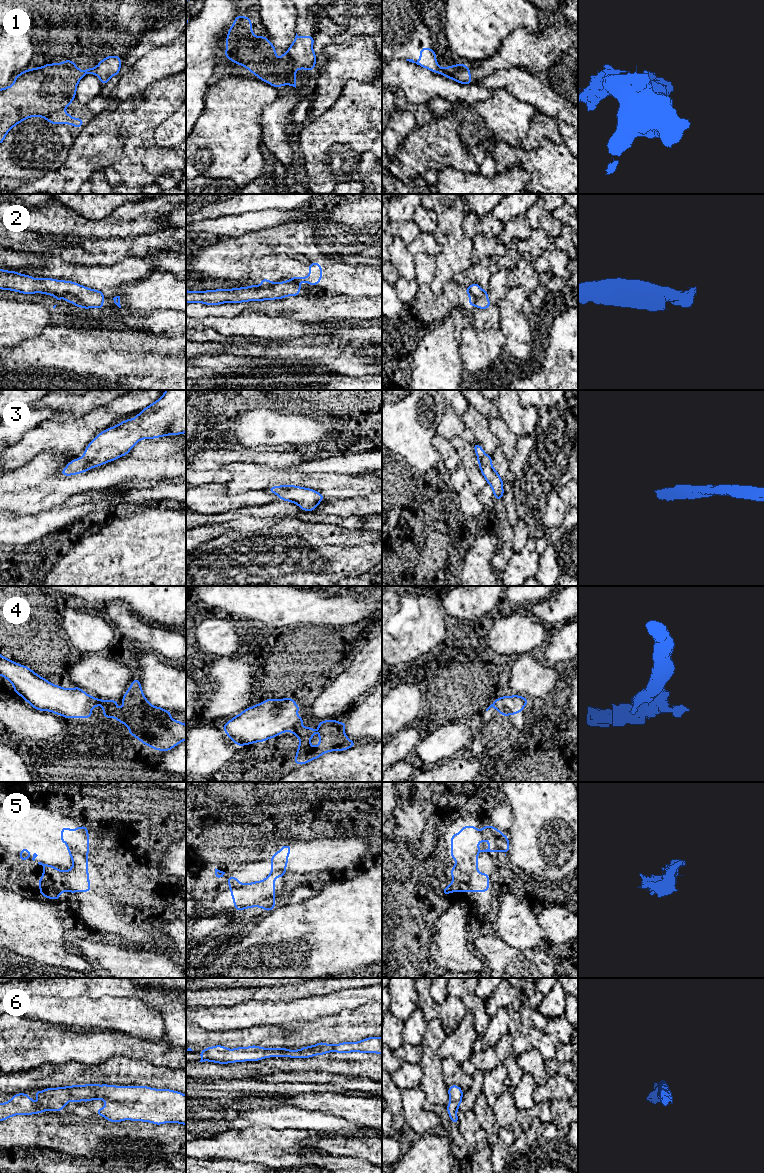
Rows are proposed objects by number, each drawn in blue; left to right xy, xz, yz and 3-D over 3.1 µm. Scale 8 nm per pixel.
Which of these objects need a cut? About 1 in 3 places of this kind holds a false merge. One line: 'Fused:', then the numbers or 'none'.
Fused: 1, 2

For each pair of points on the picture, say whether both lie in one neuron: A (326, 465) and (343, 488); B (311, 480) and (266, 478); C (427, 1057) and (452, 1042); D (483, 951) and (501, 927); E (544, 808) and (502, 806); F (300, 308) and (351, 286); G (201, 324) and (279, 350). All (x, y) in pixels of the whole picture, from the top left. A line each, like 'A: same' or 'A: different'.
A: different
B: same
C: different
D: different
E: different
F: different
G: different

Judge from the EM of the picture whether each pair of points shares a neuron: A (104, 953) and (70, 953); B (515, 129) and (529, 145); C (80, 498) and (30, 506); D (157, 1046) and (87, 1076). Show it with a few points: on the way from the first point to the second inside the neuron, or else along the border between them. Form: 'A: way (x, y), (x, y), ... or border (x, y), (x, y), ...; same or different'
A: border (71, 943), (88, 960), (90, 967); different
B: border (533, 117), (527, 134), (519, 142), (518, 146); different
C: border (85, 490), (71, 495), (59, 505); different
D: border (106, 1060), (112, 1057), (129, 1057), (152, 1064); different

